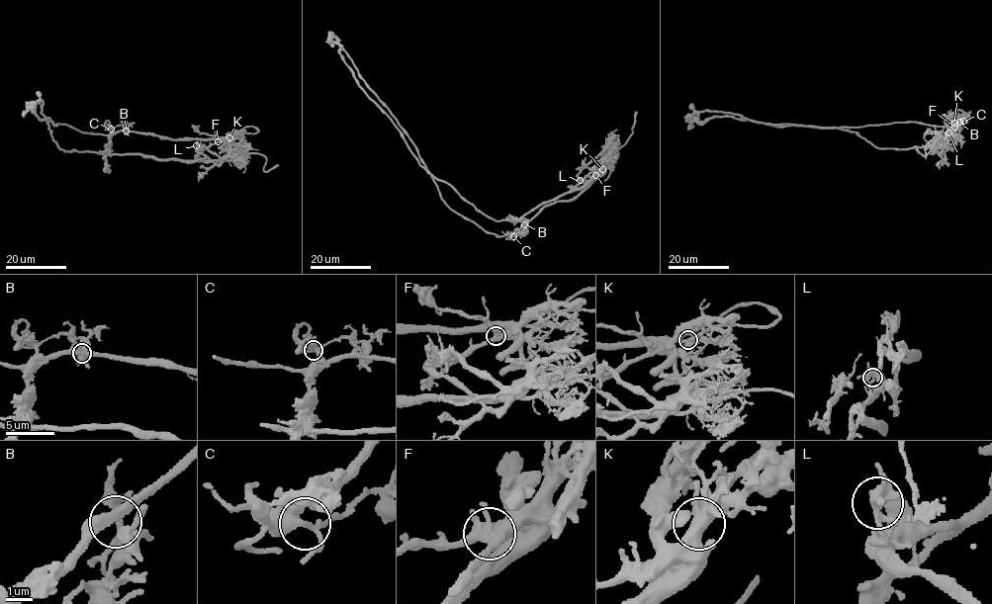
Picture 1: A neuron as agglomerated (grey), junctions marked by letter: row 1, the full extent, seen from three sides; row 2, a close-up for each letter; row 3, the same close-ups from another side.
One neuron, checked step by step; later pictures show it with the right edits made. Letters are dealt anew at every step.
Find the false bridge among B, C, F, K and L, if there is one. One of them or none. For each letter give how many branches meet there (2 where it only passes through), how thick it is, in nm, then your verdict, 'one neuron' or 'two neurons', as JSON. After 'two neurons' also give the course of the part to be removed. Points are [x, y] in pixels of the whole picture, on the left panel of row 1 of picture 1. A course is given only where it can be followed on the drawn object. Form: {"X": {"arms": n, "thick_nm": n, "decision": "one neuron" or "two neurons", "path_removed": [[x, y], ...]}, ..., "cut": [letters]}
{"B": {"arms": 5, "thick_nm": 360, "decision": "one neuron"}, "C": {"arms": 5, "thick_nm": 320, "decision": "one neuron"}, "F": {"arms": 5, "thick_nm": 480, "decision": "one neuron"}, "K": {"arms": 4, "thick_nm": 320, "decision": "one neuron"}, "L": {"arms": 5, "thick_nm": 380, "decision": "two neurons", "path_removed": [[196, 145], [209, 147], [220, 139], [82, 132], [53, 125], [43, 114], [44, 101], [39, 99], [32, 109]]}, "cut": ["L"]}

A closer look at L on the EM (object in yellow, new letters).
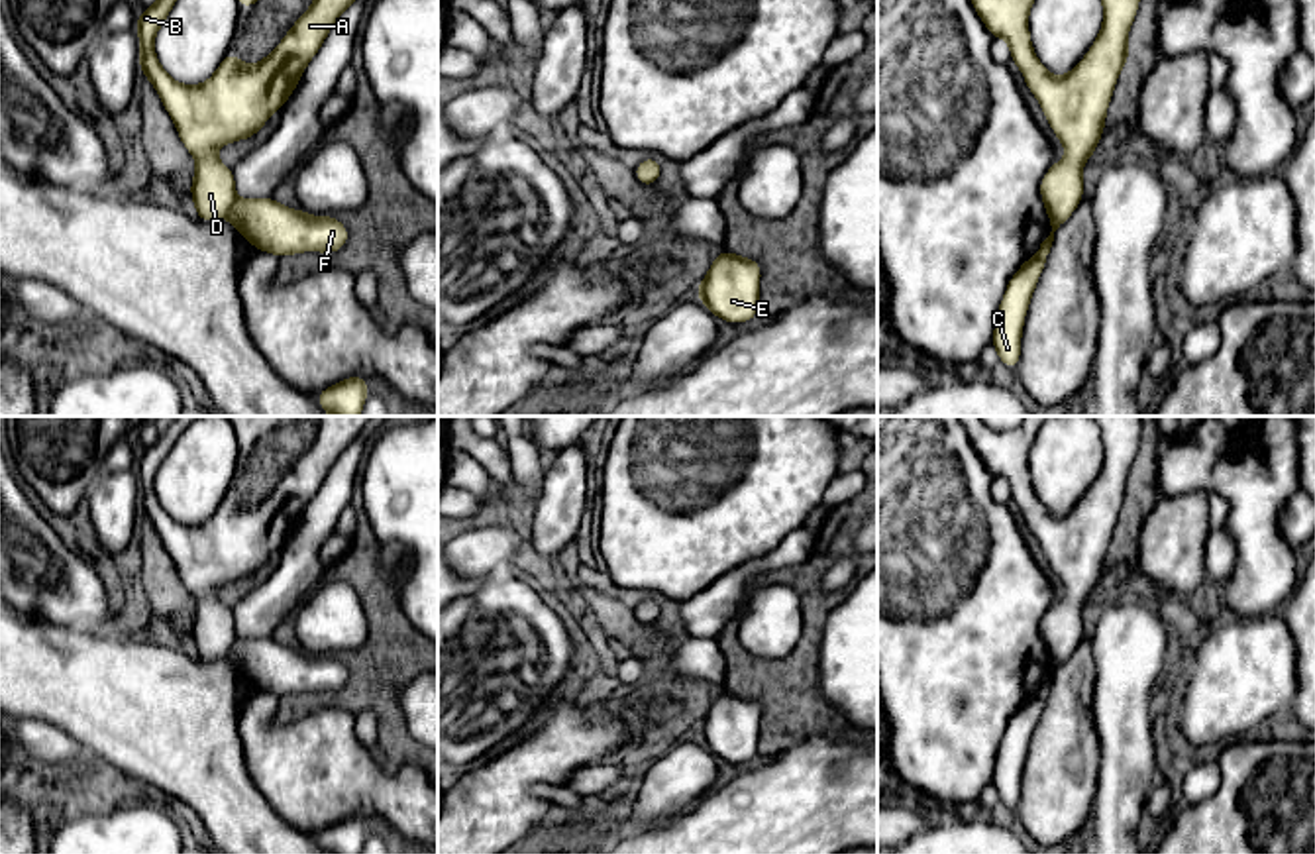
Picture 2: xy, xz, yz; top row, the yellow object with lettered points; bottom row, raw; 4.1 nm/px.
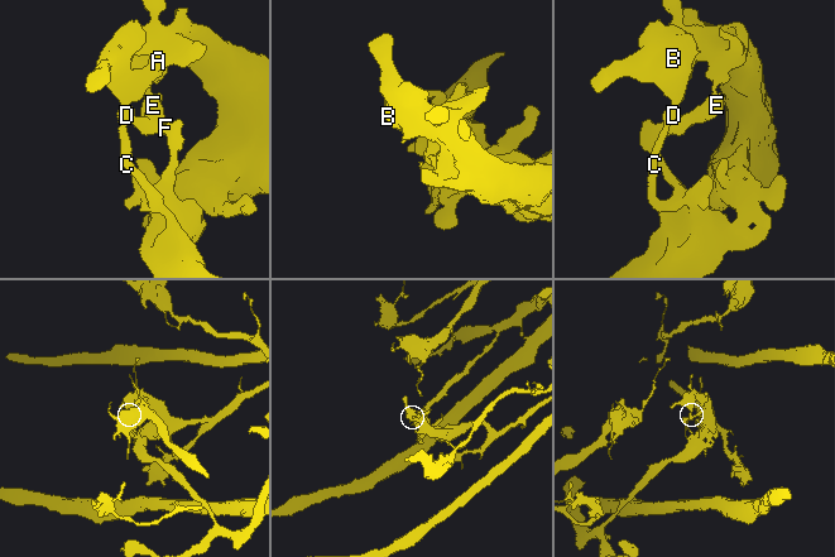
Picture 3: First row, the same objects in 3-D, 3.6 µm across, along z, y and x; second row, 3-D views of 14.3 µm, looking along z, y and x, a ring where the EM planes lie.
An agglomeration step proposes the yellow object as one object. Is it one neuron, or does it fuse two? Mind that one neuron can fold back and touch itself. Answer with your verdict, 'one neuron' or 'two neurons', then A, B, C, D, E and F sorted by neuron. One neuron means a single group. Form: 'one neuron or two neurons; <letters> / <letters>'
two neurons; A B / C D E F

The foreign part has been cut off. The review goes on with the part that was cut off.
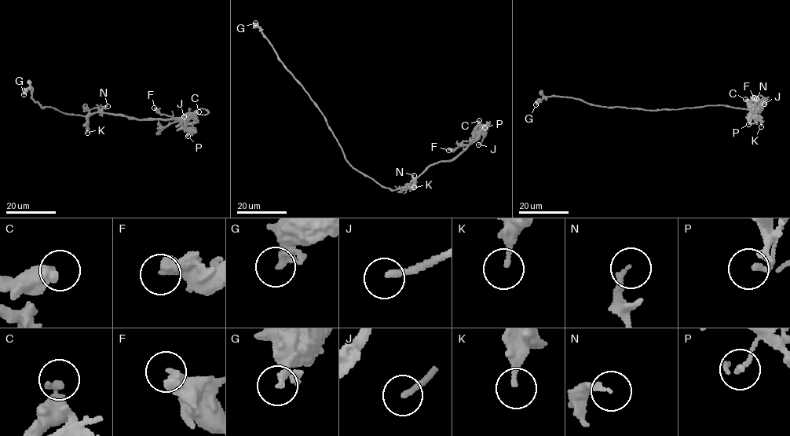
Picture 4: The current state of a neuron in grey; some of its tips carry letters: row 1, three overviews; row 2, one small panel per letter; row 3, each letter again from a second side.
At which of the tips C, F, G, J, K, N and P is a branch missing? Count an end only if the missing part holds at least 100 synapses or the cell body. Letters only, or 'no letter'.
J

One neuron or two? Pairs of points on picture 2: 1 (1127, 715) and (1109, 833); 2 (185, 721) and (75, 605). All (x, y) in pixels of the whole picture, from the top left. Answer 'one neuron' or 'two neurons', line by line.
1: one neuron
2: two neurons

